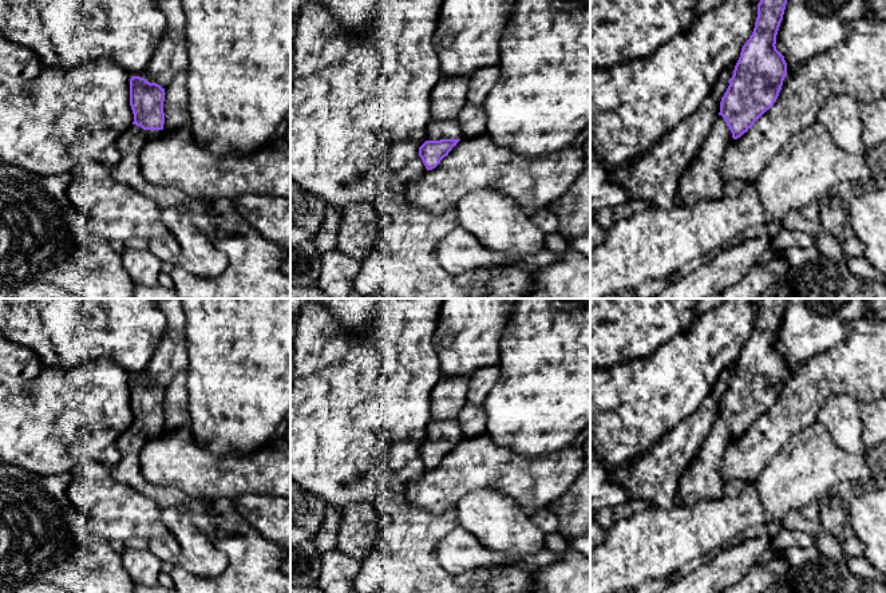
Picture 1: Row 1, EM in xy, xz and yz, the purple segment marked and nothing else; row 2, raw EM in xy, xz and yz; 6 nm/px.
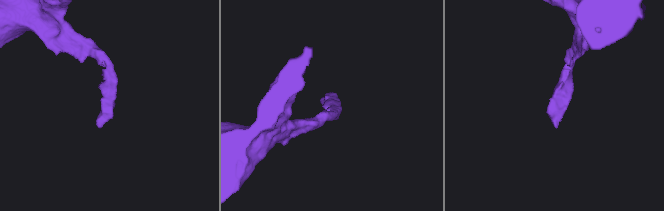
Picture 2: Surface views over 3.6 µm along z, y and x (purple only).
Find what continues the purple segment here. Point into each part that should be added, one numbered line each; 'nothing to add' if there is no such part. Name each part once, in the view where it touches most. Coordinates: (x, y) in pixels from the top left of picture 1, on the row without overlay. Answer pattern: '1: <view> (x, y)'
1: xz (449, 429)

